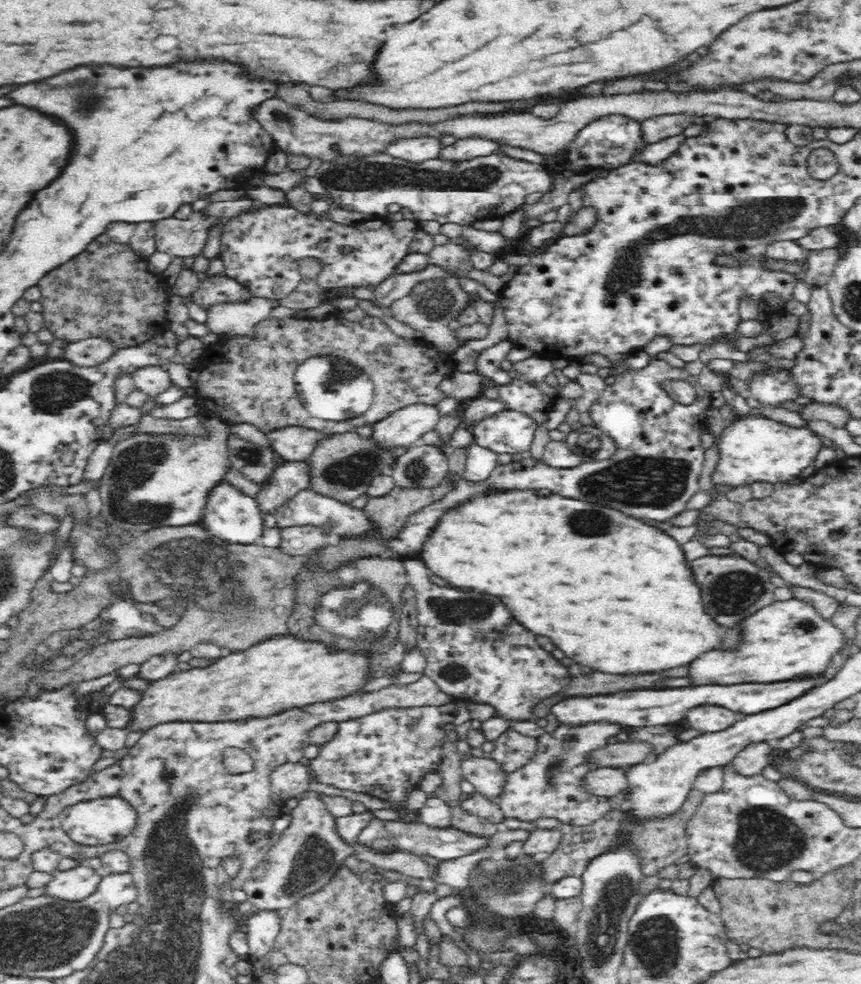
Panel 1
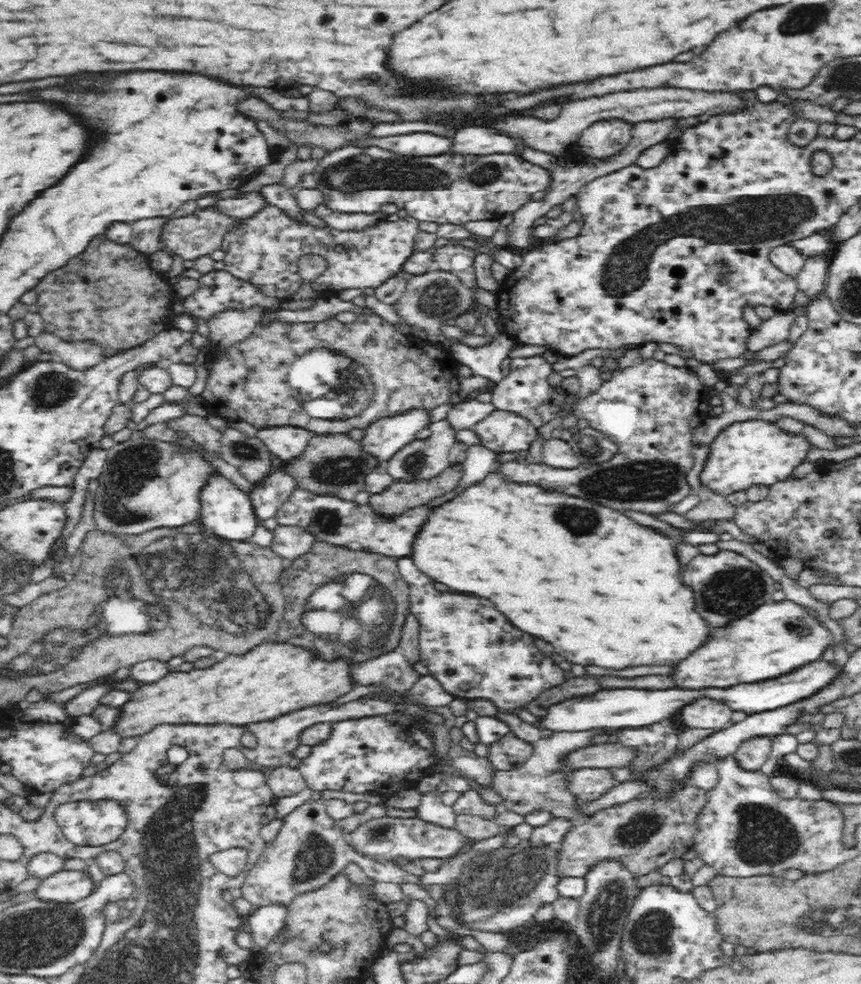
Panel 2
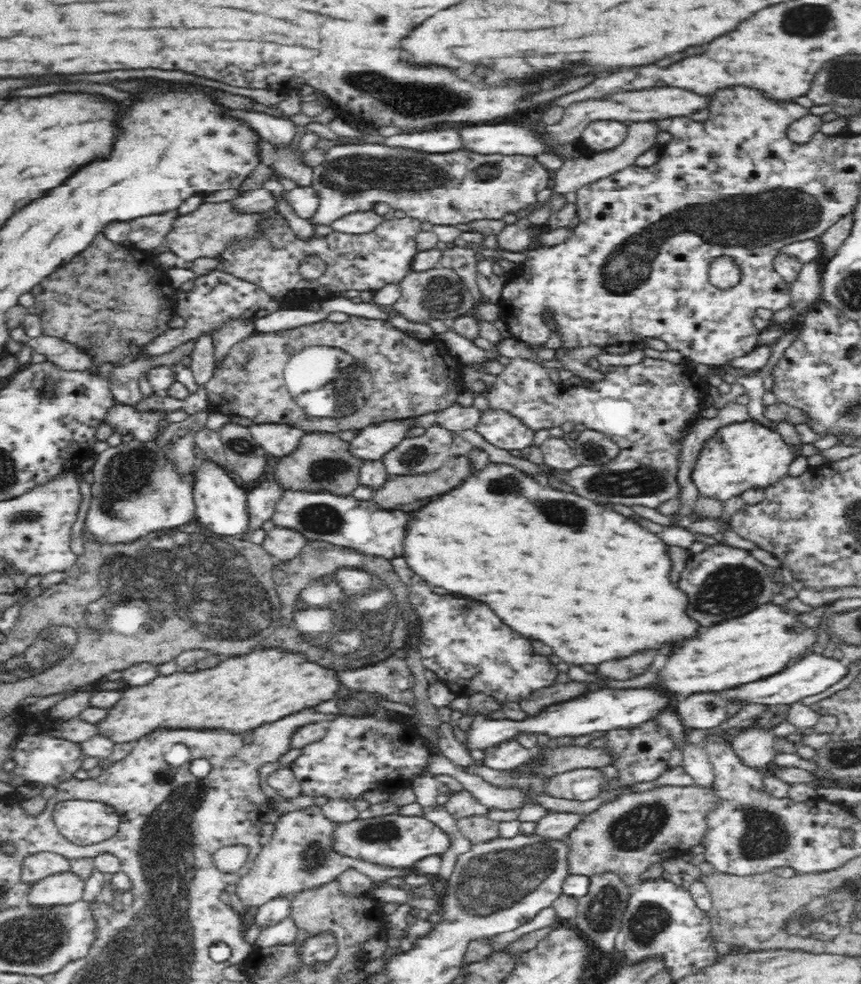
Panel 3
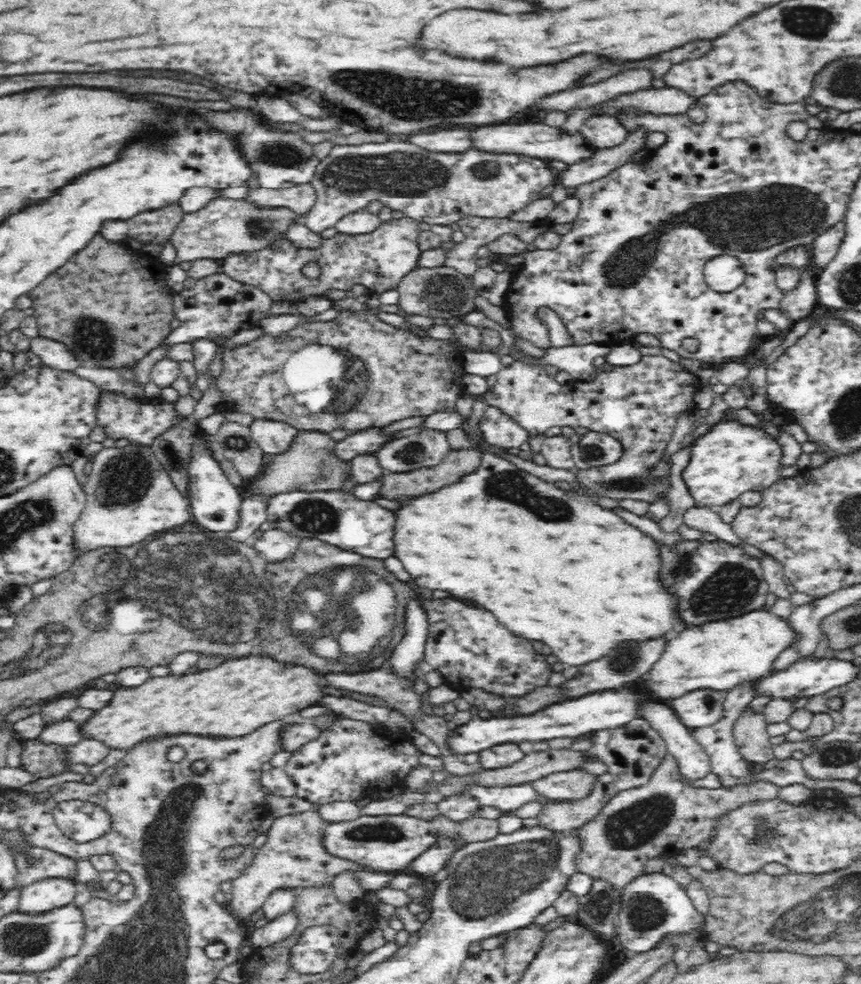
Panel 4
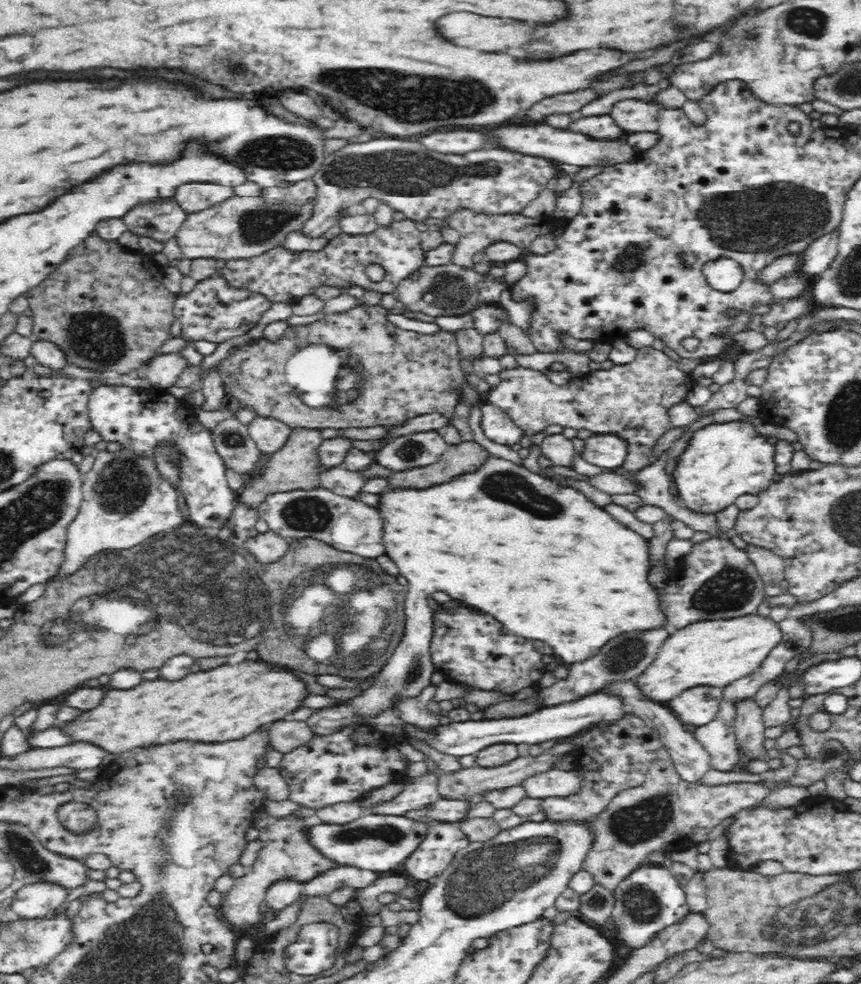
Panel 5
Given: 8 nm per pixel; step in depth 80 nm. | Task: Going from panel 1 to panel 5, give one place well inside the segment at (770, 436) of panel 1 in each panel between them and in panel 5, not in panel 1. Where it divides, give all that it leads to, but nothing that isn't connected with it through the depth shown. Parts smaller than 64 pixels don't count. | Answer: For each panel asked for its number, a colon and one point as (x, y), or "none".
2: (753, 451)
3: (741, 456)
4: (734, 458)
5: (721, 462)

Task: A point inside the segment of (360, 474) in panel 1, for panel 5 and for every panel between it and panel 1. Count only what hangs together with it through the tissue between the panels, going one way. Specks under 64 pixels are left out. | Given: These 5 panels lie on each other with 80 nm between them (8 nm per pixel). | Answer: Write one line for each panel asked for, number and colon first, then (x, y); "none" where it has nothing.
2: (335, 465)
3: (323, 462)
4: (311, 464)
5: (297, 466)

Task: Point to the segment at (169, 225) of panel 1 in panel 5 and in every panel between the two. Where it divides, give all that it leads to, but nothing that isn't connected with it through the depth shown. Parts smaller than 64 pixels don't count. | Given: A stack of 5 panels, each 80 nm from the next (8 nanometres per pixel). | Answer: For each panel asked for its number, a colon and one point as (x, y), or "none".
2: (199, 234)
3: (203, 233)
4: (222, 226)
5: (238, 227)

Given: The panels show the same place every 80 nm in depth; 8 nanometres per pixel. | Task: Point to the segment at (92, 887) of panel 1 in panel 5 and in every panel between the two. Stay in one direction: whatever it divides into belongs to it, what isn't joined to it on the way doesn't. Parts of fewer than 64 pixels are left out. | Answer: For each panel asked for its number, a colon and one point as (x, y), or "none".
2: (70, 886)
3: (63, 888)
4: (53, 892)
5: (40, 899)

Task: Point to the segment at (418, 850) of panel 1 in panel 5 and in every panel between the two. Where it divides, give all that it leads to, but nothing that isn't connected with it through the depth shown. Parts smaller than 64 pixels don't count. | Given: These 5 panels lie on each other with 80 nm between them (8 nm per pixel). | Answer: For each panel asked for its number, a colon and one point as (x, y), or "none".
2: (384, 839)
3: (399, 841)
4: (390, 843)
5: (375, 842)

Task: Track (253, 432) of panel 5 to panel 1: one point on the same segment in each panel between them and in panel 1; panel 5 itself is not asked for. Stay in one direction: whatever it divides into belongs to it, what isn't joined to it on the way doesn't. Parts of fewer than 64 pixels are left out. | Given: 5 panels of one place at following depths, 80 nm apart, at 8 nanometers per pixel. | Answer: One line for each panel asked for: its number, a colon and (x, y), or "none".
1: (292, 443)
2: (288, 443)
3: (279, 440)
4: (273, 437)

